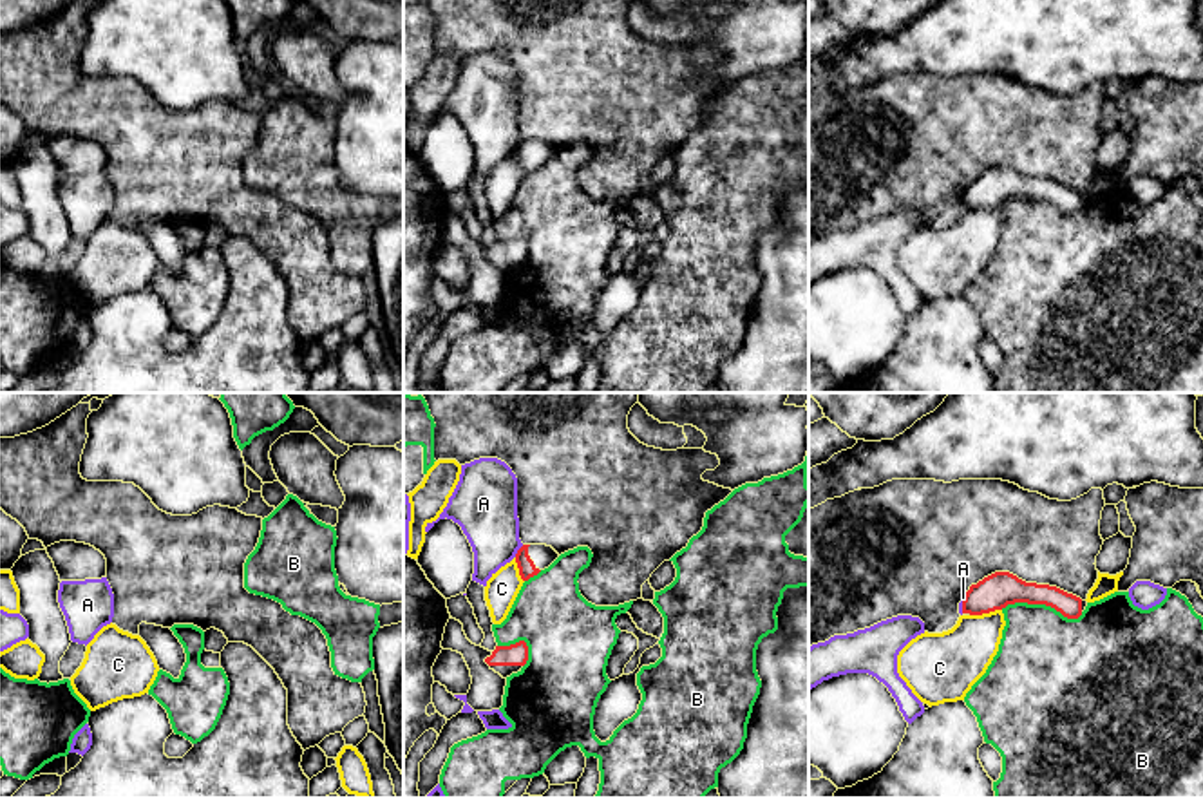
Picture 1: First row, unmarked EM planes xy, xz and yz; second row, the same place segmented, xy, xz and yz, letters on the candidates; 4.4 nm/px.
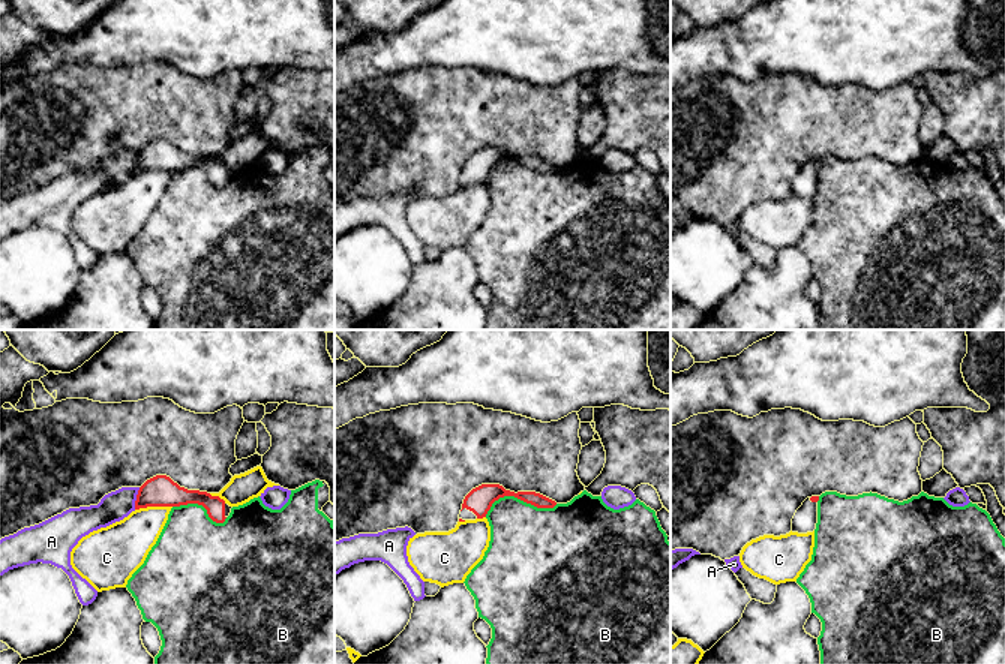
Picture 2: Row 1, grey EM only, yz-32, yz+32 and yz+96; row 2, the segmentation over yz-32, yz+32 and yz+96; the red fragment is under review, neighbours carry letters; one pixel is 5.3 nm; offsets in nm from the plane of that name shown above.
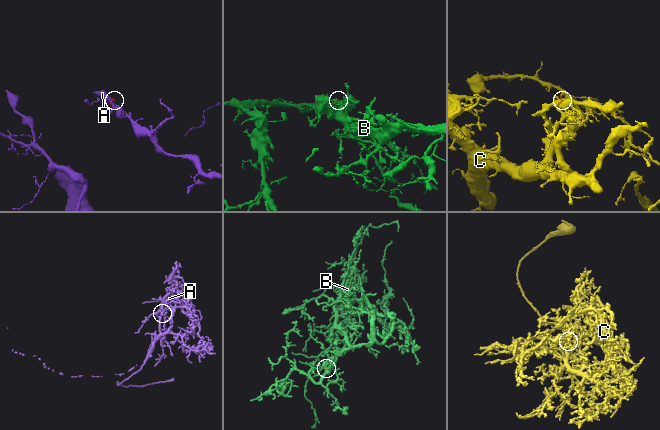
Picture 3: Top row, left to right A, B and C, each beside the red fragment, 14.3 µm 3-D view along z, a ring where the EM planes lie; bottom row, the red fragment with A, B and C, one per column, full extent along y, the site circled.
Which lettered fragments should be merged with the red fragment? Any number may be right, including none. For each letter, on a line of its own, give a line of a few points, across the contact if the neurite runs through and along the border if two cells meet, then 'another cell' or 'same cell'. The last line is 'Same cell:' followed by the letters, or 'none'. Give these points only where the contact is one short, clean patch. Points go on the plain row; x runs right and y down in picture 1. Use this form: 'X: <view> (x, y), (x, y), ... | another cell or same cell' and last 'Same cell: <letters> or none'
A: xz (523, 140), (514, 151) | another cell
B: another cell
C: another cell
Same cell: none

